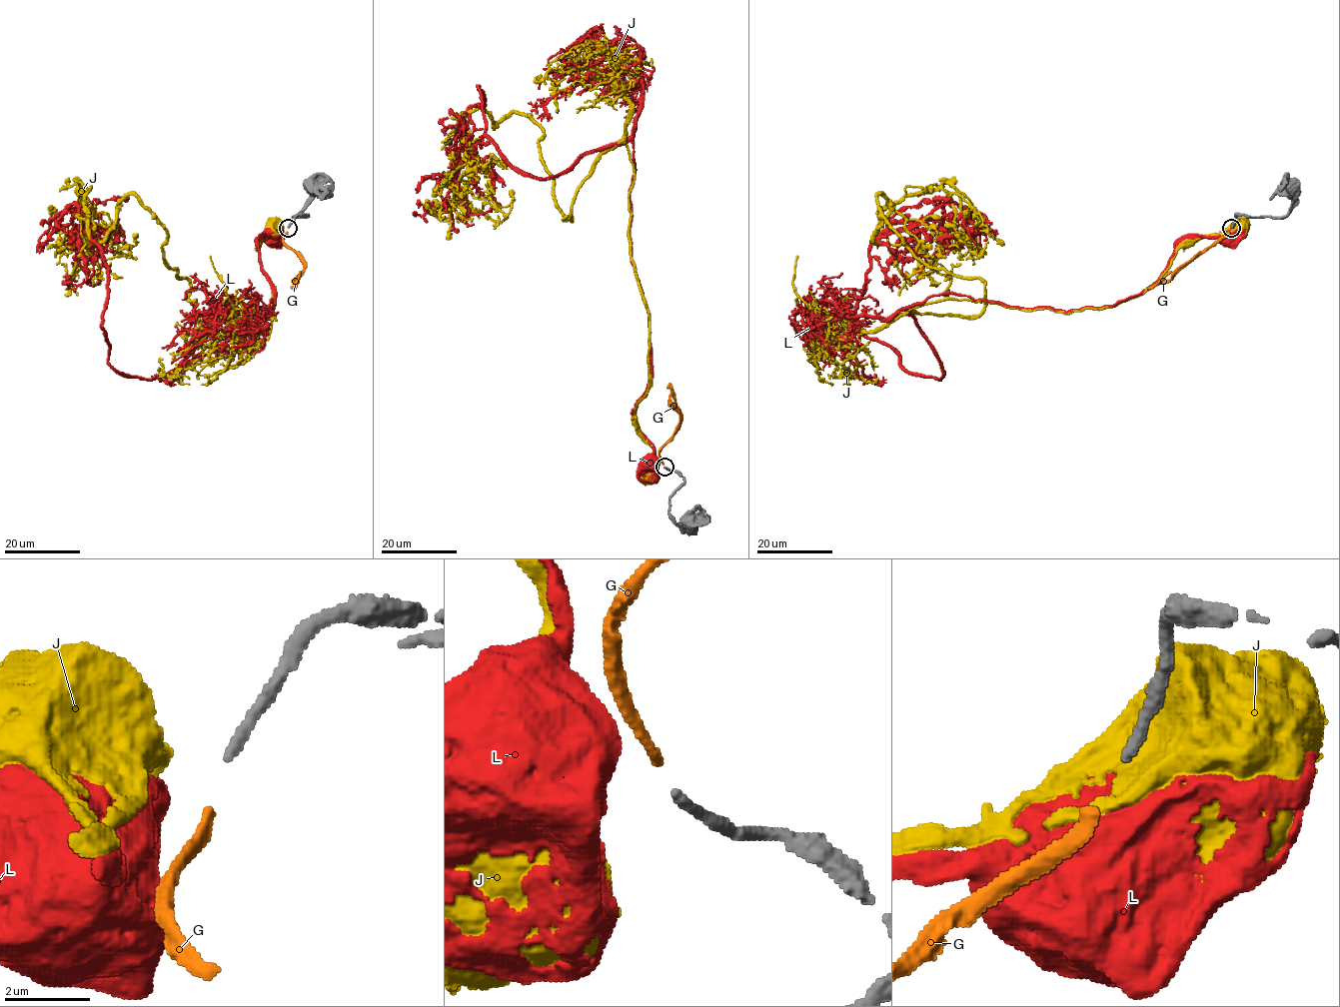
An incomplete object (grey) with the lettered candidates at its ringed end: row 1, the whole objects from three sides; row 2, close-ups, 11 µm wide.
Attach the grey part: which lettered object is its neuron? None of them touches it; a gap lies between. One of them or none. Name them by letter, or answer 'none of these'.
G

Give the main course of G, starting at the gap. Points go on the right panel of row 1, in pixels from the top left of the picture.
G: (1229, 232), (1187, 263), (1170, 280), (1160, 283), (1171, 271)

